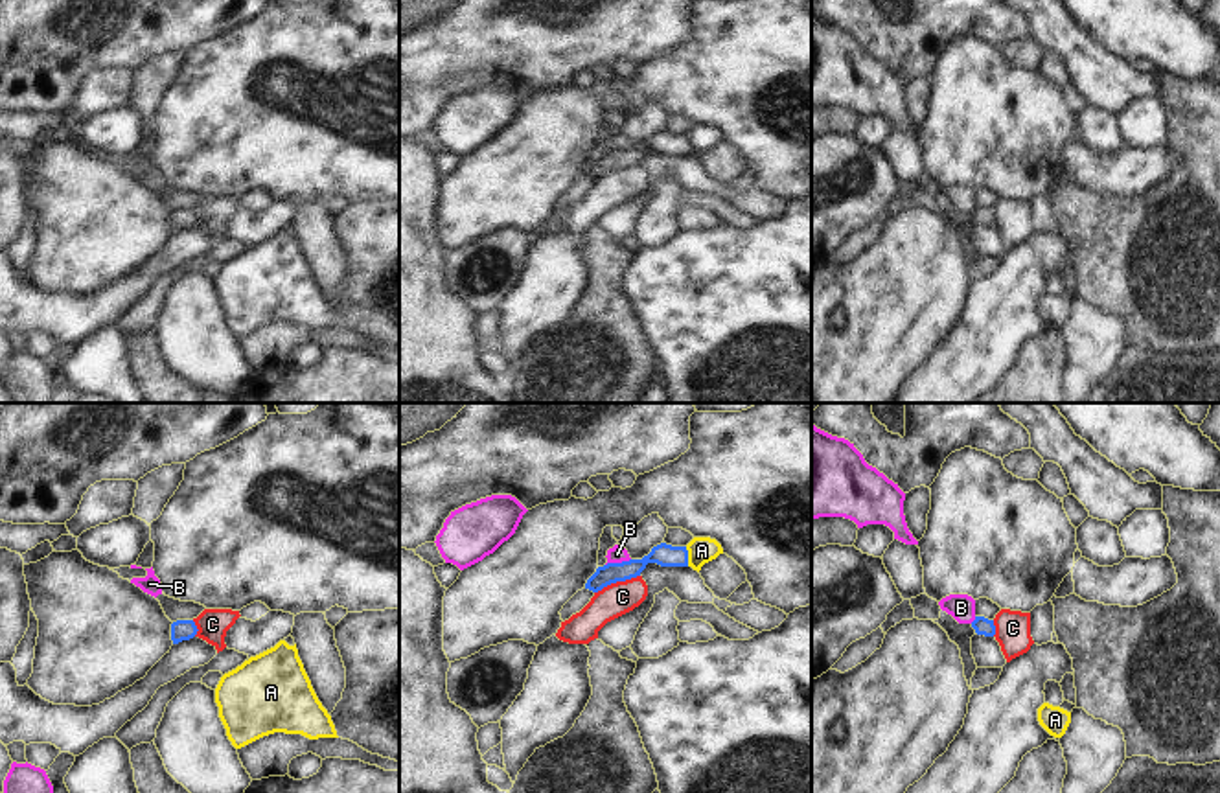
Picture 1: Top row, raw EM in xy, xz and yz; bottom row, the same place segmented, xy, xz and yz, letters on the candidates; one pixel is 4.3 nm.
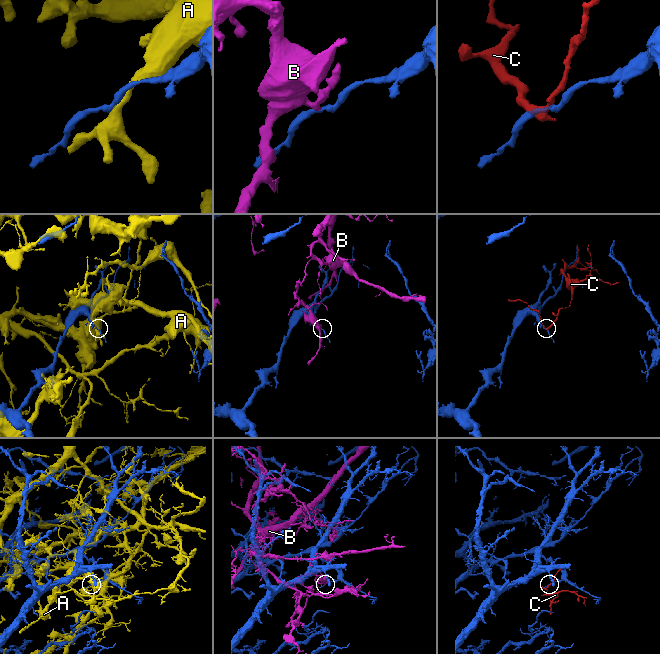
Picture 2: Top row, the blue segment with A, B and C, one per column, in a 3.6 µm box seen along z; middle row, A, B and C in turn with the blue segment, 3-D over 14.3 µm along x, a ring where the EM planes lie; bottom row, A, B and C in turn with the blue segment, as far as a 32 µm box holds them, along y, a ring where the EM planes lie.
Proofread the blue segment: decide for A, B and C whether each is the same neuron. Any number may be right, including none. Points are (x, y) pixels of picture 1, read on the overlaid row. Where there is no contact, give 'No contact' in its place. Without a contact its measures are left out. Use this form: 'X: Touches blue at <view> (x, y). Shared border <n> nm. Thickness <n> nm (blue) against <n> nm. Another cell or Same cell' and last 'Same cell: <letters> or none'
A: Touches blue at xz (687, 556). Shared border 90 nm. Thickness 100 nm (blue) against 120 nm. Another cell
B: Touches blue at xz (617, 563). Shared border 120 nm. Thickness 100 nm (blue) against 80 nm. Another cell
C: Touches blue at xz (617, 580). Shared border 220 nm. Thickness 100 nm (blue) against 140 nm. Another cell
Same cell: none

